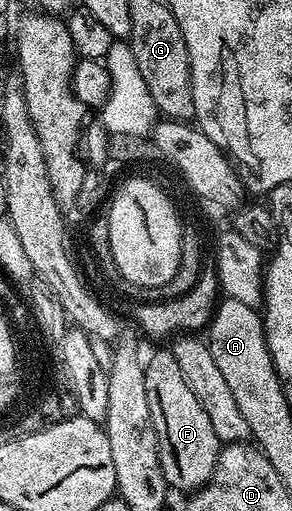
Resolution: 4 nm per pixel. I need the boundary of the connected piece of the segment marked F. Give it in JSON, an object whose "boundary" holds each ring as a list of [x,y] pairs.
{"boundary":[[[173,351],[156,353],[150,361],[145,361],[144,367],[144,391],[148,393],[148,410],[156,430],[160,470],[164,470],[164,478],[171,489],[193,493],[210,479],[214,463],[218,461],[218,435],[212,430],[208,414],[204,414],[204,406],[200,406],[196,394],[192,394],[188,382],[184,382],[180,362],[176,362]]]}

